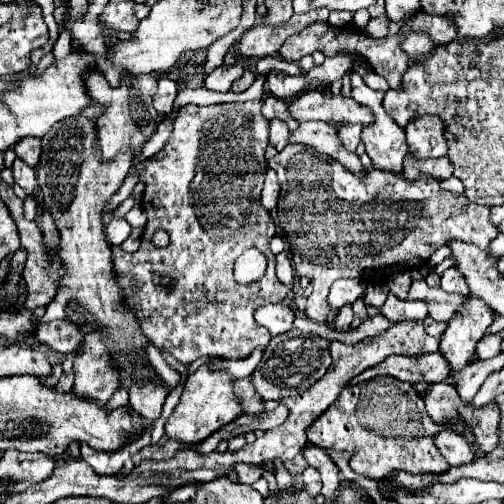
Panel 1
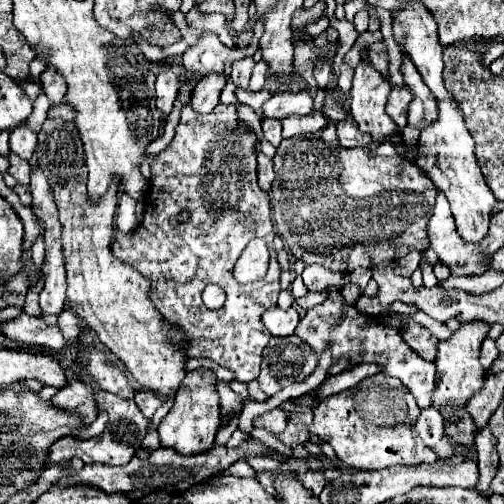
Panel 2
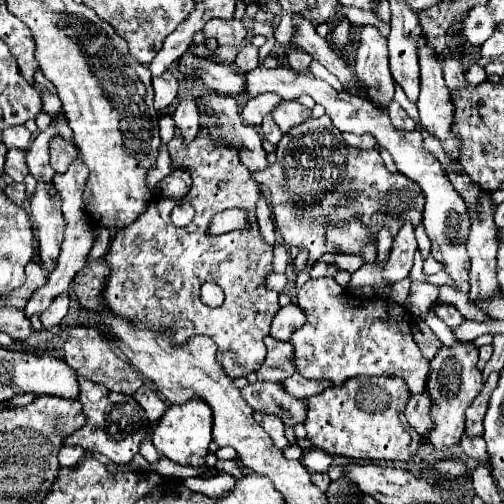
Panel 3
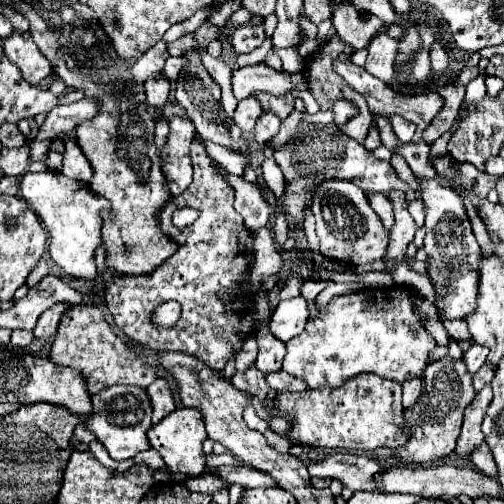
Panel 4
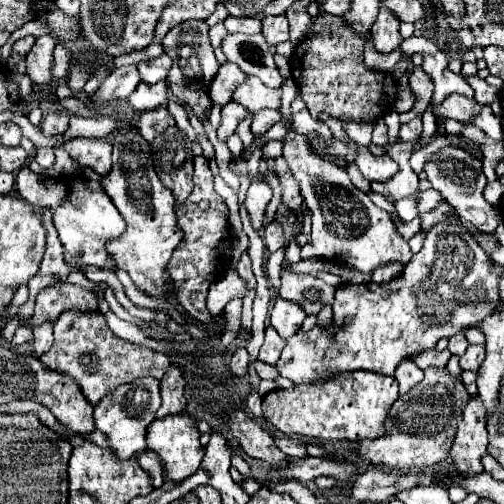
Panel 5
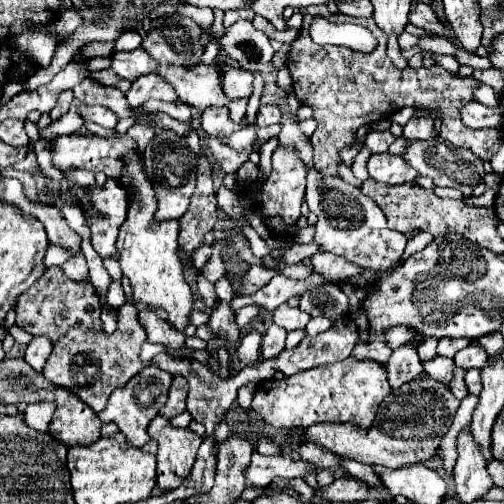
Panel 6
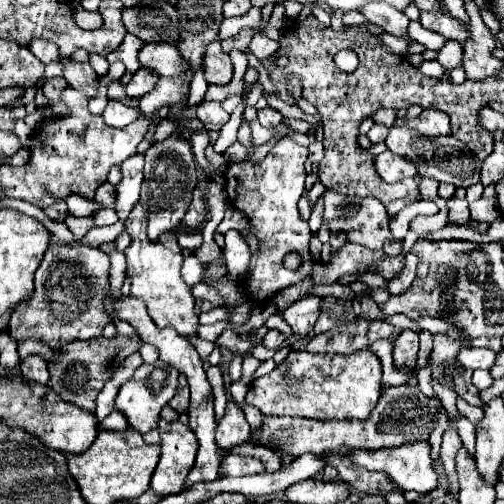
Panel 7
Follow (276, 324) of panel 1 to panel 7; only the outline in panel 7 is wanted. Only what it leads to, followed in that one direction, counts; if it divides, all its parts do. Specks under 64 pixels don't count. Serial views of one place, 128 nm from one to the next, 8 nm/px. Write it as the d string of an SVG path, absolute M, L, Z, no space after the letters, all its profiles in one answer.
M310 296L300 302L294 302L282 314L284 322L292 328L292 332L302 334L302 336L312 332L318 316L320 316L320 298L318 296Z

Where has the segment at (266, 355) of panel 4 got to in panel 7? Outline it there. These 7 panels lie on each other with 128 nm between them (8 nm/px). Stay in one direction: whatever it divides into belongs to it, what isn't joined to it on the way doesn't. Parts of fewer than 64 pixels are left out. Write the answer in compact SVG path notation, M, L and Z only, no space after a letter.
M268 330L268 334L262 338L262 346L270 350L278 350L284 344L286 336L280 330Z

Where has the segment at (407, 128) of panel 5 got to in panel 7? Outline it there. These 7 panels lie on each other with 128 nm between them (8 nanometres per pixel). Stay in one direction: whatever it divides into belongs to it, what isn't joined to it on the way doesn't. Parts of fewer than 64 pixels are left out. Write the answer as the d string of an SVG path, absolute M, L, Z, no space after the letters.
M422 110L420 116L406 122L408 128L418 130L426 138L448 136L450 134L450 120L444 112L438 110Z

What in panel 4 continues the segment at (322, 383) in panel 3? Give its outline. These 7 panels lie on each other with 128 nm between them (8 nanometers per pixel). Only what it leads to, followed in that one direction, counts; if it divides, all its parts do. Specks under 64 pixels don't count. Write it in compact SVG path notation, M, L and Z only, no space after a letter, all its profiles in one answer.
M280 370L280 372L272 372L266 376L266 382L270 384L272 390L276 392L302 392L308 388L308 384L302 378L294 378L288 372Z

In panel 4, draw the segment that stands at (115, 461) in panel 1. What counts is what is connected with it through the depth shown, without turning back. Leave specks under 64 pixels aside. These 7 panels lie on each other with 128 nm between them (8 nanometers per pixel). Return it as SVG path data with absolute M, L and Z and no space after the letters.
M112 386L92 396L92 400L94 400L94 412L88 418L88 422L84 422L84 426L86 430L94 432L96 440L108 450L112 460L128 460L128 458L134 458L138 452L144 452L150 448L146 432L152 426L152 420L150 420L152 406L144 388Z

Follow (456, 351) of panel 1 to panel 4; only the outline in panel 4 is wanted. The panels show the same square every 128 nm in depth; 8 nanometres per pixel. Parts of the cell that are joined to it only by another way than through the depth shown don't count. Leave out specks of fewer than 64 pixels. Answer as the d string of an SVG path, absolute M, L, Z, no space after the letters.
M444 356L442 360L428 364L422 380L422 396L416 400L414 408L404 410L404 416L408 416L408 428L412 430L412 436L402 448L396 450L402 462L432 462L450 456L460 436L464 410L476 396L476 390L472 386L472 374L468 372L466 364L462 360L456 360L454 364L450 356Z

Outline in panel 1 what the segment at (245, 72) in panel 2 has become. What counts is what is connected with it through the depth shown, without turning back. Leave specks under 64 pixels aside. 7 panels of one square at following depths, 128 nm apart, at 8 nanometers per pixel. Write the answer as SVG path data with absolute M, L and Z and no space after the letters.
M246 70L246 74L240 78L240 80L236 80L236 82L232 82L232 86L230 86L230 92L244 92L250 84L254 82L254 74L250 72L250 70Z

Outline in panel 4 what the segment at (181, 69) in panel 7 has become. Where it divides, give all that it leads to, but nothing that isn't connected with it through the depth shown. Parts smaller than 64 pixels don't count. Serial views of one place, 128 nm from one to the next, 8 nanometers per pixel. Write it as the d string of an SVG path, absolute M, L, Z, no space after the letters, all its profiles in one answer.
M264 64L246 66L232 74L232 86L234 96L238 100L244 100L252 96L254 92L268 92L274 96L284 96L292 90L310 90L308 80L304 80L304 74L288 74L288 72L276 72Z

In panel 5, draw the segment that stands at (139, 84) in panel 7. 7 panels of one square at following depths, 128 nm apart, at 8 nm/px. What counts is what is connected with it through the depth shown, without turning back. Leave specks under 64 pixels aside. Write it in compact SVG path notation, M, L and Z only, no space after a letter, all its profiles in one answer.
M164 80L156 84L142 82L128 100L136 112L148 112L150 108L158 108L168 102L168 86Z

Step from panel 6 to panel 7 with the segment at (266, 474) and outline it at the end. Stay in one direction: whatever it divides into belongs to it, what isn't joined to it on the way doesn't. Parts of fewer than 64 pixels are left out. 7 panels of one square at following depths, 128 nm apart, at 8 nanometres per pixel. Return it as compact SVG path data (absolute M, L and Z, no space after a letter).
M226 456L224 462L220 464L220 470L226 476L252 476L252 474L260 474L264 472L264 464L260 458L254 456Z

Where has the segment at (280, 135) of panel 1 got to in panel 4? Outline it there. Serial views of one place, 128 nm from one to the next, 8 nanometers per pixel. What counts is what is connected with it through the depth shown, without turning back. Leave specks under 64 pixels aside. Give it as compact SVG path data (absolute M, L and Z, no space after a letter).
M264 112L254 126L254 142L260 146L266 144L278 134L278 130L280 130L280 118L272 112Z

